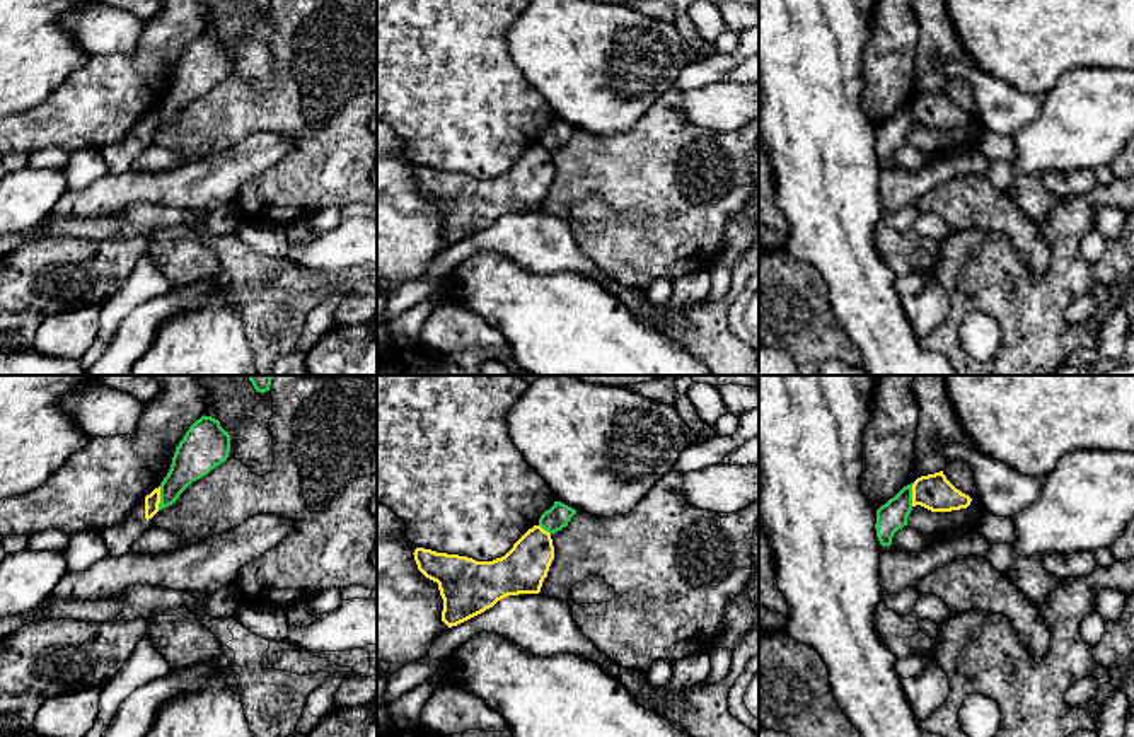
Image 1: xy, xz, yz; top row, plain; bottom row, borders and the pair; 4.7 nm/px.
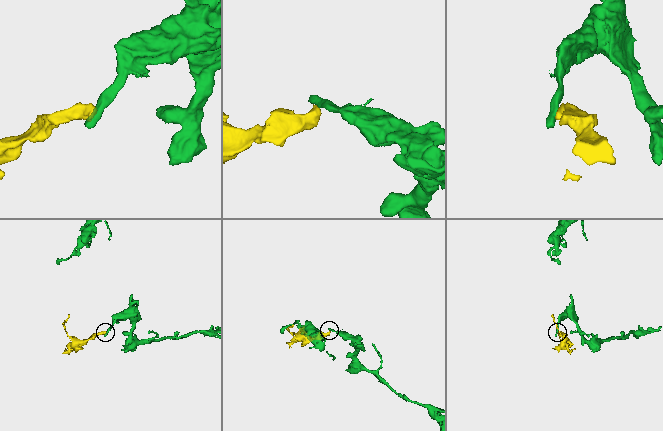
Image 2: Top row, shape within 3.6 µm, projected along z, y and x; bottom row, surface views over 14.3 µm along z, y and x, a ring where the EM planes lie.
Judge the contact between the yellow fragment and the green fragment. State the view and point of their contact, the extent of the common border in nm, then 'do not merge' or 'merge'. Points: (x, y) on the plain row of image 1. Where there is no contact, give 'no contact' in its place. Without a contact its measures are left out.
meets yellow in xy at (159, 116); contact 110 nm long; do not merge

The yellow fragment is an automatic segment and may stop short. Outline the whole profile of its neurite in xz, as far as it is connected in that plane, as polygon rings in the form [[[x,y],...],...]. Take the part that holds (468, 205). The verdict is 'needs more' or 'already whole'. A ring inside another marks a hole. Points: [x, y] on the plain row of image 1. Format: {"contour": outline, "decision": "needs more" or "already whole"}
{"contour": [[[534,143],[505,174],[493,179],[425,165],[416,165],[413,172],[418,188],[438,201],[442,239],[452,246],[508,213],[539,212],[554,177],[554,164],[551,152]]], "decision": "already whole"}

